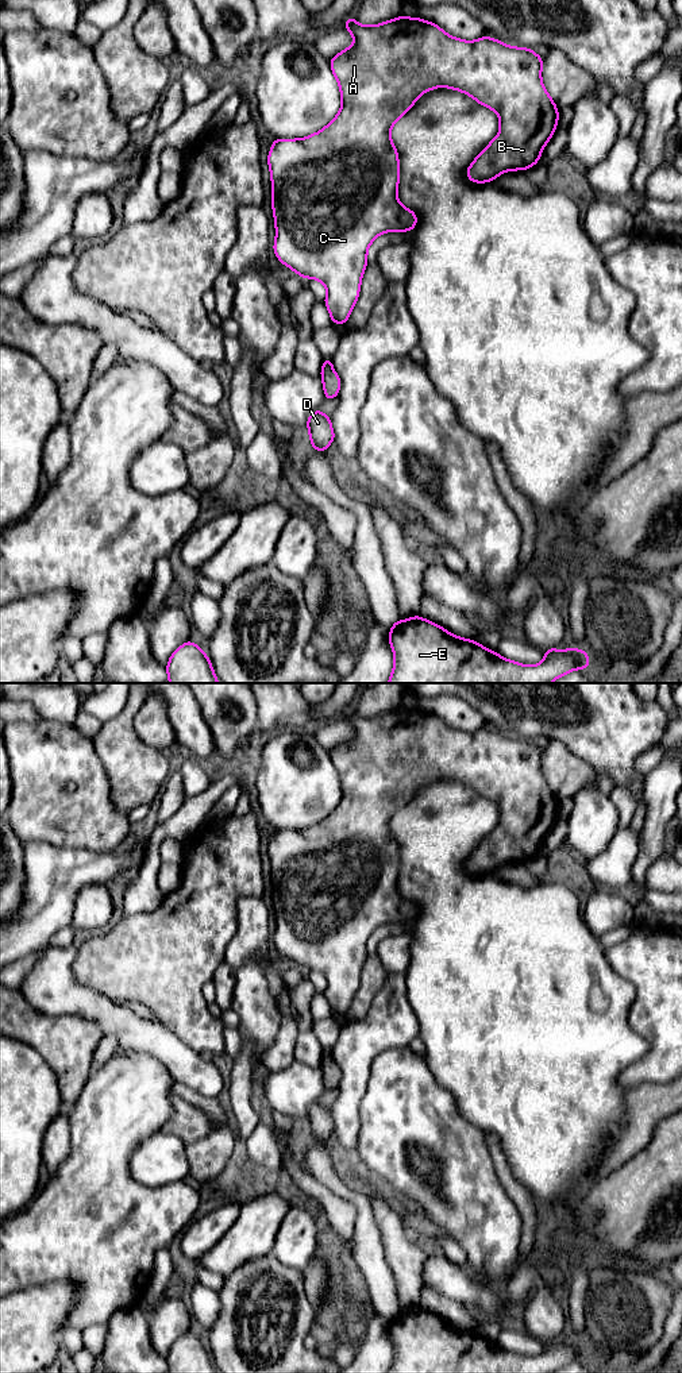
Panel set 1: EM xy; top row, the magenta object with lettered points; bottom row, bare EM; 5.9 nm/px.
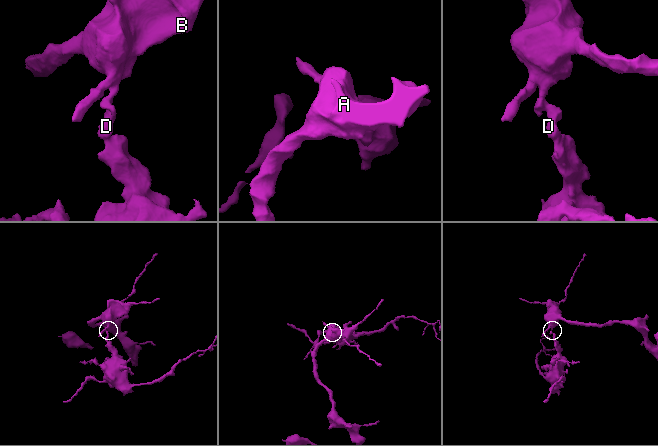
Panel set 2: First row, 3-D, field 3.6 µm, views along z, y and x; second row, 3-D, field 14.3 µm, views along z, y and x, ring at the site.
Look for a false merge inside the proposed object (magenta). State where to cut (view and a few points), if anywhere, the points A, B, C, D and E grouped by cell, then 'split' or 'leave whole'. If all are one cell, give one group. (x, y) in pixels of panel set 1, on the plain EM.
xy (323, 1055), (331, 1056) | A B C / D E | split

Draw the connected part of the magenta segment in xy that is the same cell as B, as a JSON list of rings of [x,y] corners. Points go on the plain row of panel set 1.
[[[402,706],[375,717],[362,717],[351,707],[343,717],[355,733],[330,751],[342,787],[339,805],[321,822],[307,829],[274,830],[267,856],[276,914],[274,945],[281,954],[304,971],[320,972],[327,980],[324,995],[331,1013],[346,1017],[359,988],[369,937],[384,923],[411,923],[417,915],[417,906],[397,890],[400,855],[390,830],[393,815],[415,797],[415,792],[424,783],[444,778],[469,786],[498,806],[498,826],[466,860],[466,868],[475,875],[494,872],[510,861],[525,863],[536,856],[558,817],[559,802],[542,775],[543,748],[535,745],[532,740],[512,738],[489,726],[471,733],[462,732],[448,726],[435,714]]]

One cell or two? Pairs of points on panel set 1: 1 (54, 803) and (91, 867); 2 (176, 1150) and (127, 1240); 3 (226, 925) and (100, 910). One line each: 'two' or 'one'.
1: two
2: two
3: two

